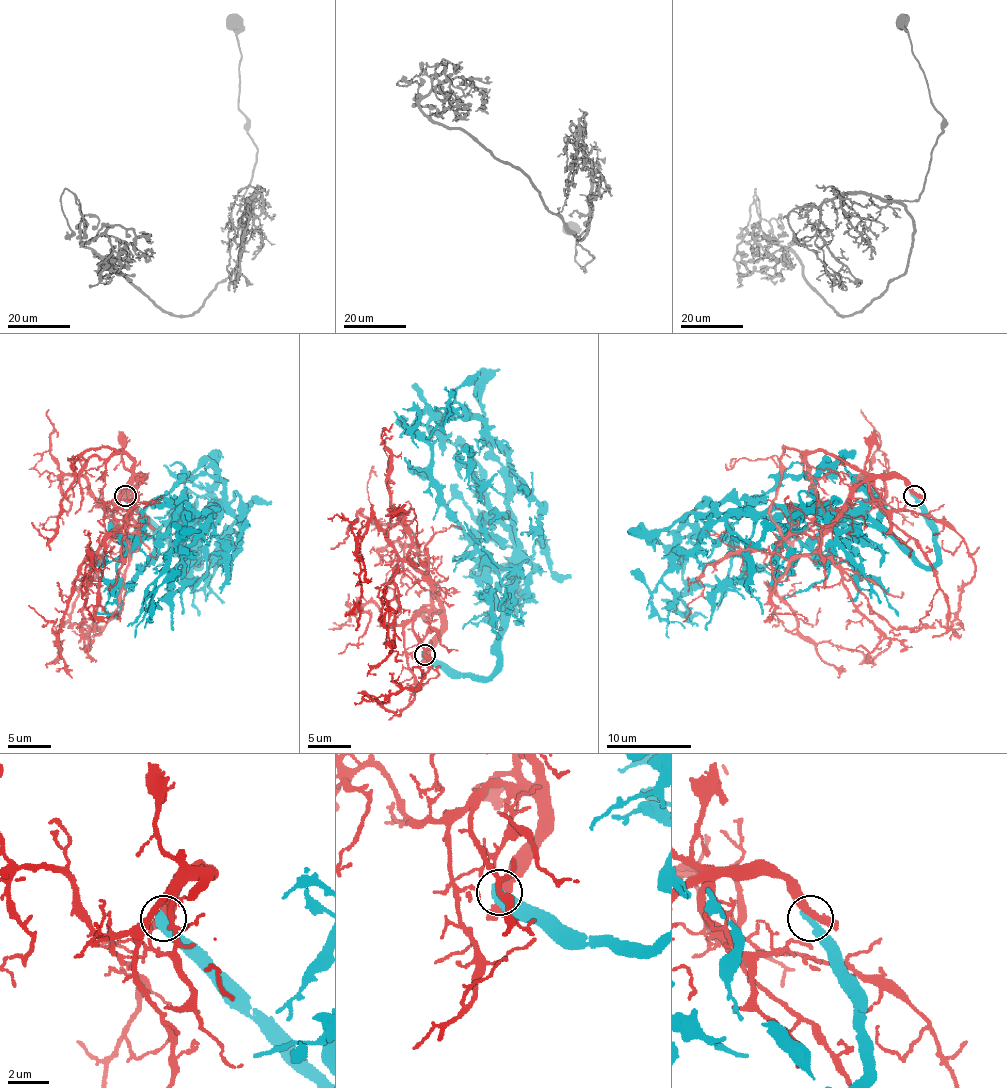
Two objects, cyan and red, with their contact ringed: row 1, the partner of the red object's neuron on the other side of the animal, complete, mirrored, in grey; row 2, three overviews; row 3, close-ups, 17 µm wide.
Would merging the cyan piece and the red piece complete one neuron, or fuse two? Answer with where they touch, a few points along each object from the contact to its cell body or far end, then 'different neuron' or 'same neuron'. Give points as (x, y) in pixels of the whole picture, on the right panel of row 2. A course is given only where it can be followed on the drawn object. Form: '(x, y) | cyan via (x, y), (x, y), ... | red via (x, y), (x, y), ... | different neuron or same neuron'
(914, 496) | cyan via (914, 495), (936, 548), (925, 565), (870, 521), (814, 508), (725, 514), (663, 576), (669, 638) | red via (914, 495), (902, 478), (868, 478), (814, 550), (799, 555), (776, 585), (804, 636), (874, 657), (889, 642) | different neuron

